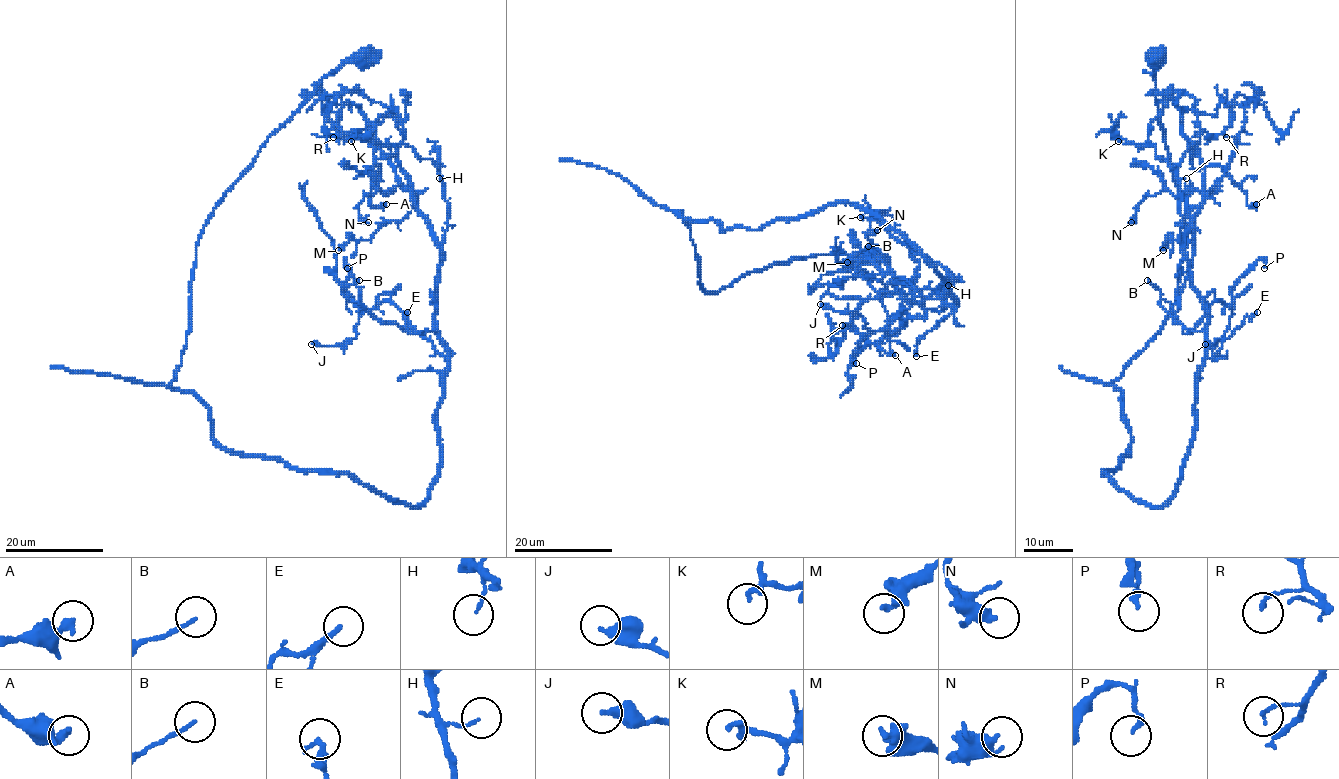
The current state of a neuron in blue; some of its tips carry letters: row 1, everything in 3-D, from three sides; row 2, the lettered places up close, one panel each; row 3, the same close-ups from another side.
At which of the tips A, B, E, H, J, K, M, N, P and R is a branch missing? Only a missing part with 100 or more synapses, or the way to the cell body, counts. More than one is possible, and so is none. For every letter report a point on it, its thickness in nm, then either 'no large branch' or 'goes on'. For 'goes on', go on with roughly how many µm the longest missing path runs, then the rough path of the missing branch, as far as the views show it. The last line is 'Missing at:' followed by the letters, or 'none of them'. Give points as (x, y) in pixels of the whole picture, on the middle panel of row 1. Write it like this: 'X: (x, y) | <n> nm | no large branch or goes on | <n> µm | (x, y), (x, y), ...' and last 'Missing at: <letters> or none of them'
A: (895, 355) | 420 nm | no large branch
B: (868, 246) | 130 nm | no large branch
E: (916, 356) | 200 nm | no large branch
H: (948, 285) | 90 nm | no large branch
J: (820, 304) | 420 nm | no large branch
K: (860, 217) | 190 nm | no large branch
M: (847, 262) | 400 nm | no large branch
N: (877, 230) | 300 nm | no large branch
P: (856, 363) | 220 nm | no large branch
R: (842, 325) | 140 nm | no large branch
Missing at: none of them

